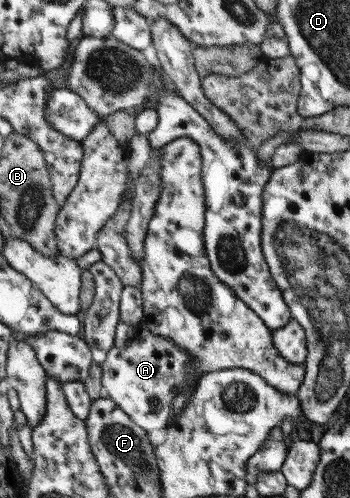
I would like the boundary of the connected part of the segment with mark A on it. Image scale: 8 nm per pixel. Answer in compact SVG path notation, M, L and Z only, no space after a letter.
M119 321L115 347L108 353L102 367L102 391L147 430L154 446L167 440L168 426L174 413L173 400L183 390L199 383L199 372L190 353L177 344L155 336L147 327L129 325Z

